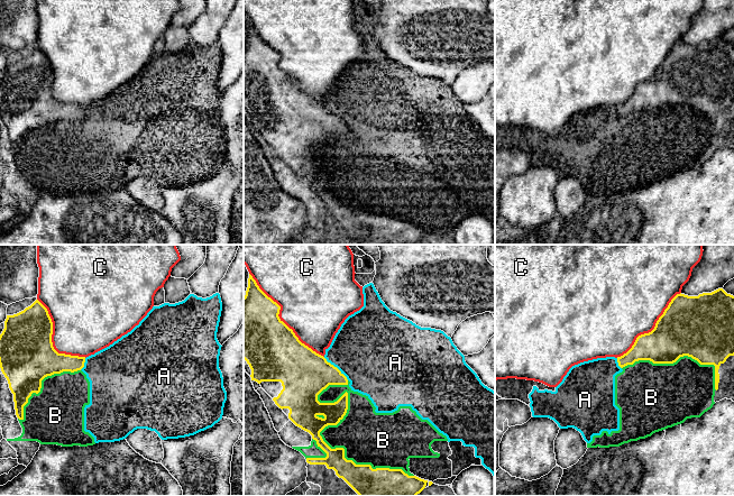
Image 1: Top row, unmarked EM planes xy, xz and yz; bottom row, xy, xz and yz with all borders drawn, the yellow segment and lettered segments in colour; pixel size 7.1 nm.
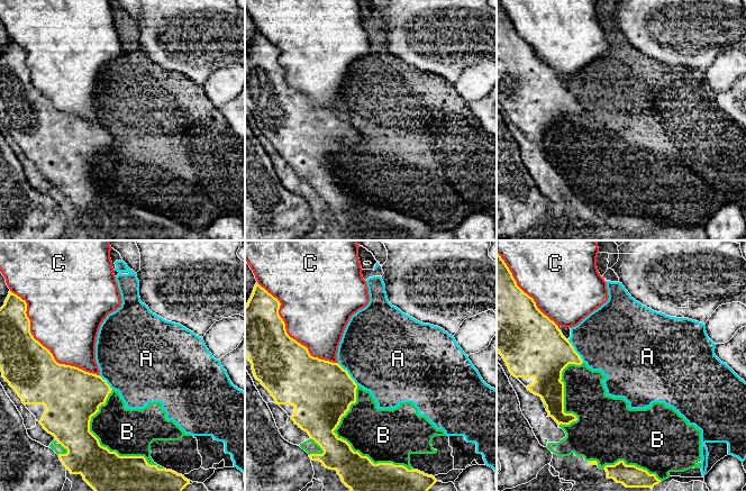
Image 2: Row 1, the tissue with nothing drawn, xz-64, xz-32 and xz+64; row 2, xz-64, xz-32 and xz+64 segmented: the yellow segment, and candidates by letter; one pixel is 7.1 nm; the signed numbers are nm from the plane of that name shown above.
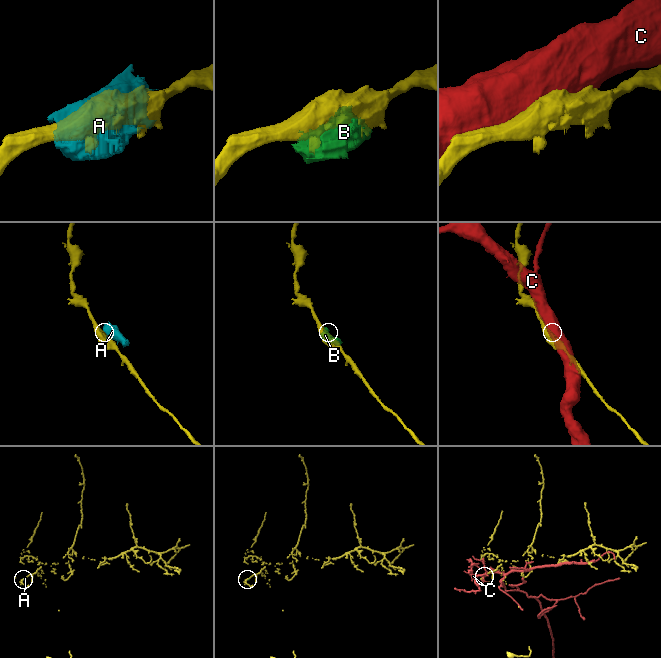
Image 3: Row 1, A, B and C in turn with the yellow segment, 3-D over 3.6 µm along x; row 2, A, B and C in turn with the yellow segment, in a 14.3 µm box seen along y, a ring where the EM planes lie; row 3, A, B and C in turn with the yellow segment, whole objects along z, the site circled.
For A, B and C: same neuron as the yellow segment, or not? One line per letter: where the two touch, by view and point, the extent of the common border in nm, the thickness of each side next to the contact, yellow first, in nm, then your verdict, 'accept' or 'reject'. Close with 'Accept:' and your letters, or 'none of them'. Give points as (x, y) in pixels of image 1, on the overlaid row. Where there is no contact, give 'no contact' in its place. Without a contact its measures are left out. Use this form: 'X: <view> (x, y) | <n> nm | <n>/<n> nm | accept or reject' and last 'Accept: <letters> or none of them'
A: xz (336, 367) | 240 nm | 360/480 nm | reject
B: xz (327, 444) | 900 nm | 160/320 nm | reject
C: xz (278, 318) | 800 nm | 460/440 nm | reject
Accept: none of them

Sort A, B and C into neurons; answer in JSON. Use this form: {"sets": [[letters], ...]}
{"sets": [["A", "B"], ["C"]]}

